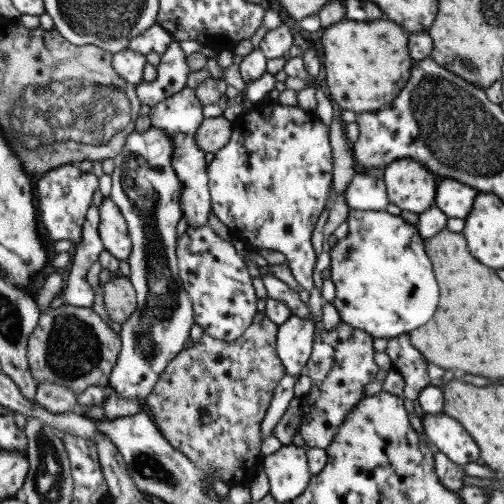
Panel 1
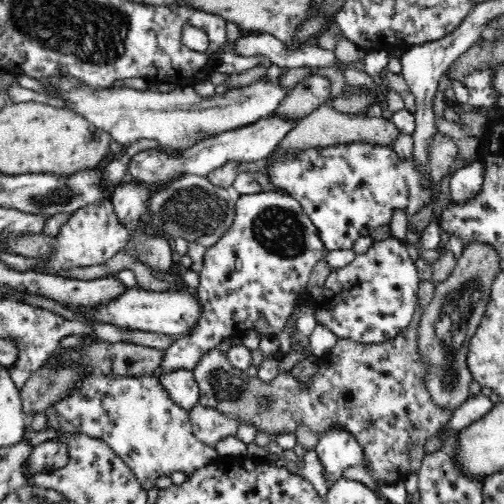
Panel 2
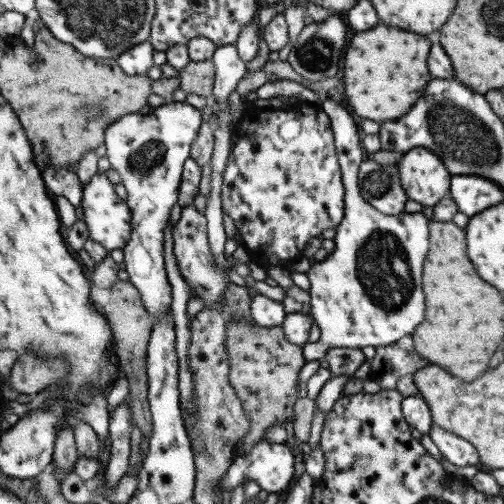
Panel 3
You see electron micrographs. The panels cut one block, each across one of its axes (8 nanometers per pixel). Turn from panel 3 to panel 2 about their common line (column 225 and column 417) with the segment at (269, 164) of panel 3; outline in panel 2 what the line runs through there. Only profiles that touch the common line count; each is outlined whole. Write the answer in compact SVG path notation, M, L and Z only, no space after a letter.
M362 142L352 144L338 144L338 146L326 146L326 148L310 148L300 152L298 156L284 156L276 160L268 172L270 184L276 192L286 192L298 198L302 208L306 210L306 216L318 226L318 232L322 234L322 242L330 250L352 250L352 244L358 236L372 236L376 228L390 226L392 216L396 210L404 210L410 218L420 212L430 202L436 202L432 194L438 190L430 184L430 190L422 188L420 174L414 168L414 160L402 160L394 148L386 146L372 146Z

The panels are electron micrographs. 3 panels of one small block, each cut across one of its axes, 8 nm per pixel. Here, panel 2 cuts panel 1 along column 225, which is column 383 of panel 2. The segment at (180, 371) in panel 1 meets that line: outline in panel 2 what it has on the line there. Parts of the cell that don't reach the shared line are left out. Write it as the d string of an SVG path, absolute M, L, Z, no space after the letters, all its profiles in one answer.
M420 282L414 320L392 340L368 344L340 338L330 354L326 354L326 360L306 392L298 388L300 384L290 372L278 374L270 384L262 382L260 378L252 380L214 346L206 350L206 354L202 354L192 368L200 386L198 402L216 408L224 416L240 420L244 426L252 424L258 434L268 432L274 438L284 432L294 434L300 422L304 422L316 434L332 428L332 424L340 424L364 446L370 462L366 468L368 474L372 478L382 478L390 486L400 486L410 476L420 472L424 454L428 452L428 440L454 418L454 408L436 404L428 390L432 364L422 354L418 342L422 314L430 308L434 294L436 284Z

